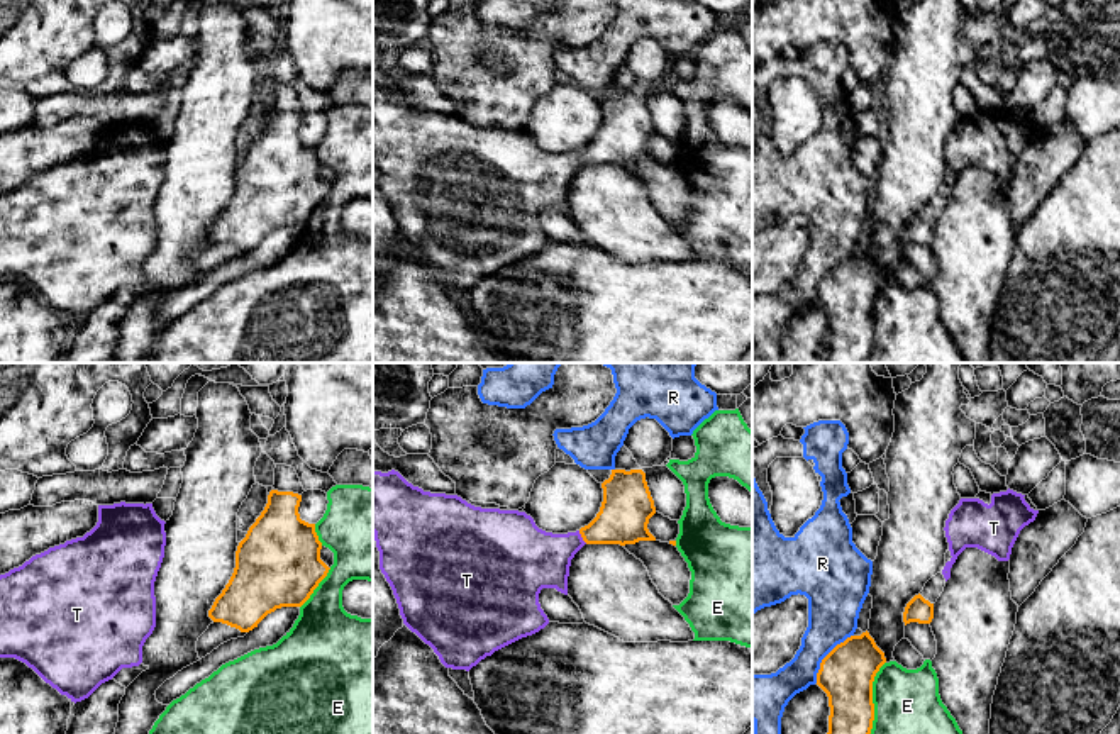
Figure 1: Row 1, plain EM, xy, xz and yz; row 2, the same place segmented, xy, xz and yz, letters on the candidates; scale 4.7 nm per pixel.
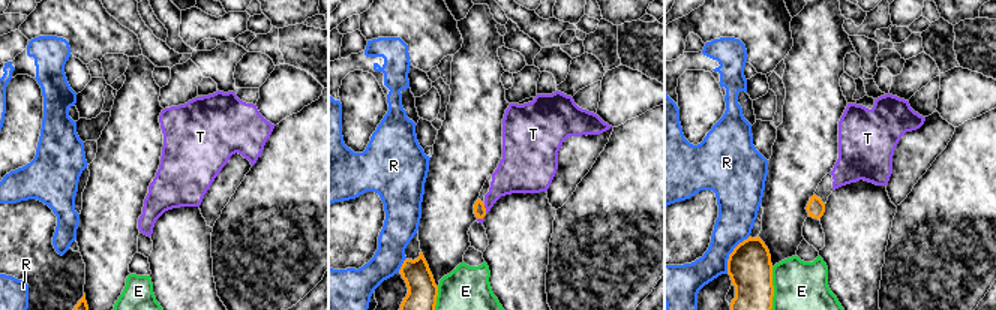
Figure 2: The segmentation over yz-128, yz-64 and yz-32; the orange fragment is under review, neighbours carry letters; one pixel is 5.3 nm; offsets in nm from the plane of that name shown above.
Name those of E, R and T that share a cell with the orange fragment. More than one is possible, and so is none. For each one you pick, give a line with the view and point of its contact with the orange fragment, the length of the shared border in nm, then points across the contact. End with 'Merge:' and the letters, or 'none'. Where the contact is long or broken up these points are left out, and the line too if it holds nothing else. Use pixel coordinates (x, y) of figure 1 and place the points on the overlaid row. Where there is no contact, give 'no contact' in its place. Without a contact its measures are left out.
T: meets orange in xz at (582, 536); contact 80 nm long; runs through xz (626, 509), (607, 528), (582, 536), (546, 558), (534, 558)
Merge: T

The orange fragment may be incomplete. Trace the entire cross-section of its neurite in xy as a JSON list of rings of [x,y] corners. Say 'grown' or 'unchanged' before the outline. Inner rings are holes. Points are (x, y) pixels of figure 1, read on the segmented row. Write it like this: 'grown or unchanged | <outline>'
unchanged | [[[269,492],[264,510],[237,546],[236,568],[229,583],[208,610],[213,622],[249,632],[276,609],[302,607],[327,576],[330,568],[320,559],[322,542],[315,524],[300,519],[300,502],[298,493]]]

